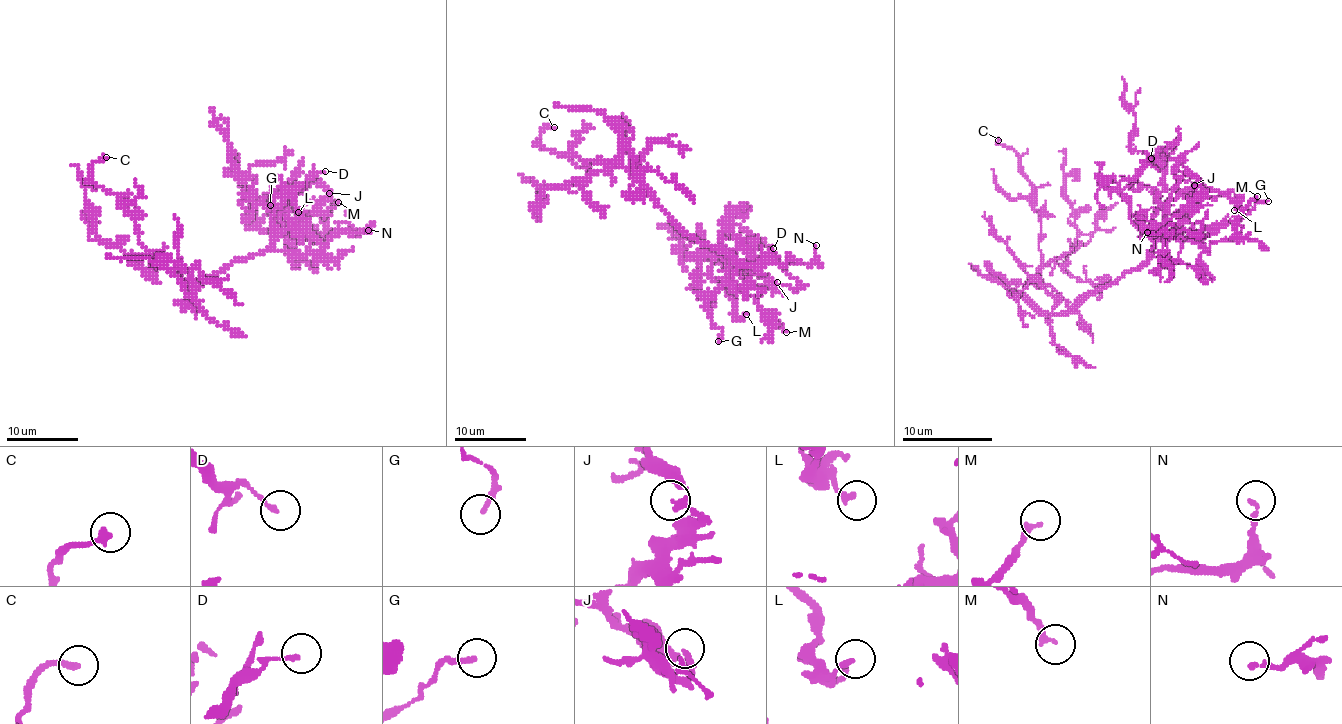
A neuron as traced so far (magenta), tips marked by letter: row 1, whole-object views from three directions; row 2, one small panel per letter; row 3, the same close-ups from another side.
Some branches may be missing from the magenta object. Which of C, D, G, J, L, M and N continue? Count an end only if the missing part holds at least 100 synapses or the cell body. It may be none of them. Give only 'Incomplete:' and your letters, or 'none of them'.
Incomplete: none of them

